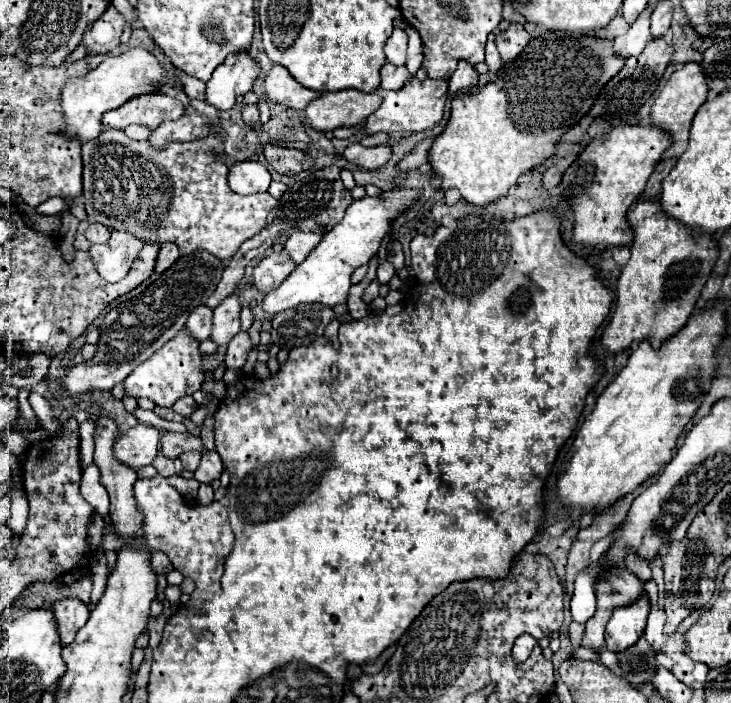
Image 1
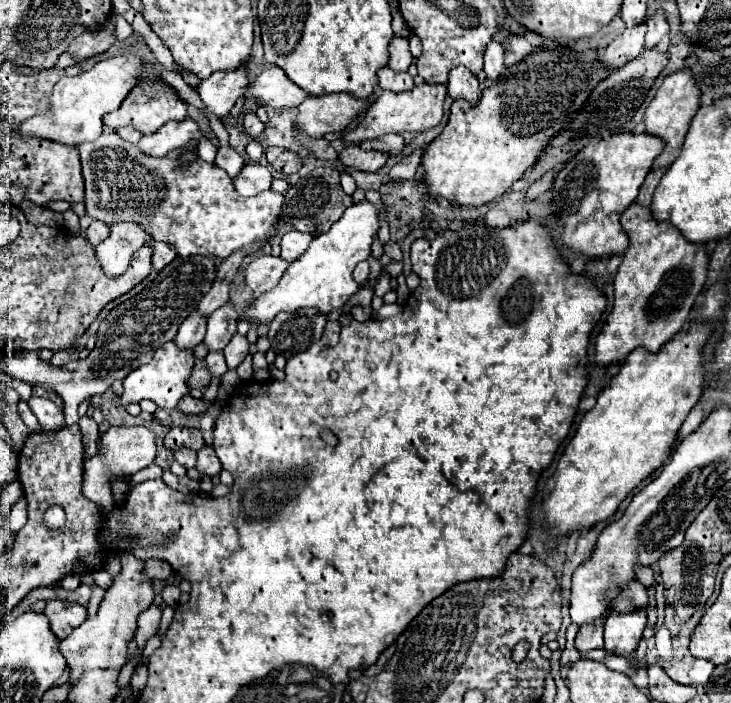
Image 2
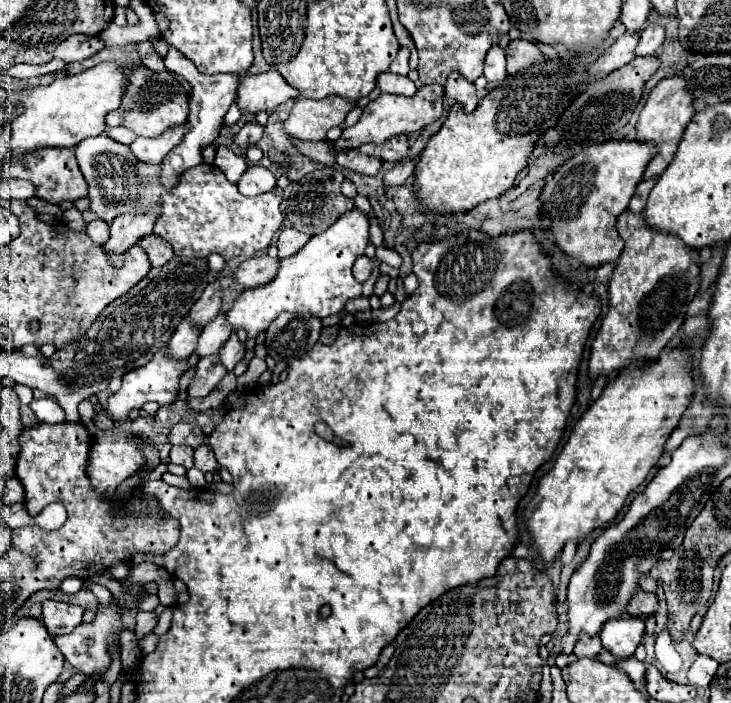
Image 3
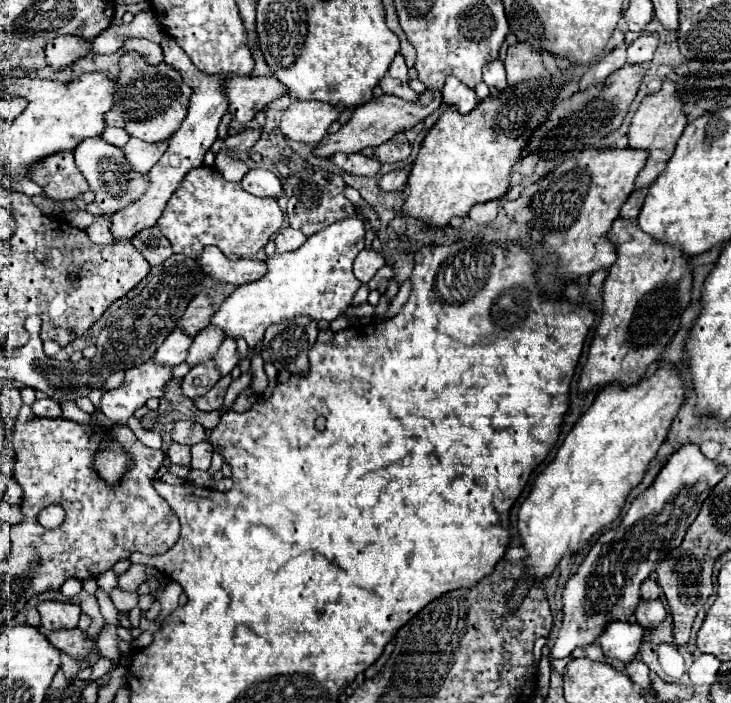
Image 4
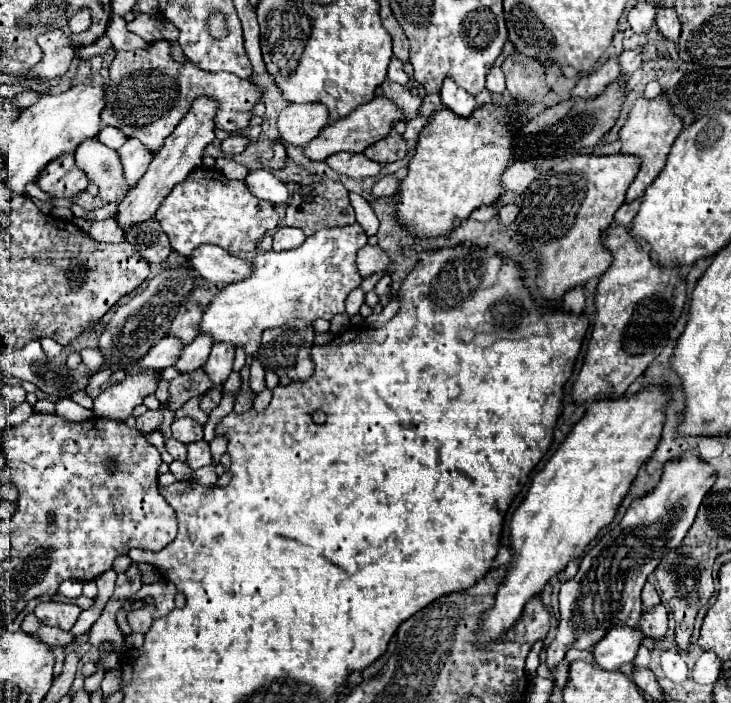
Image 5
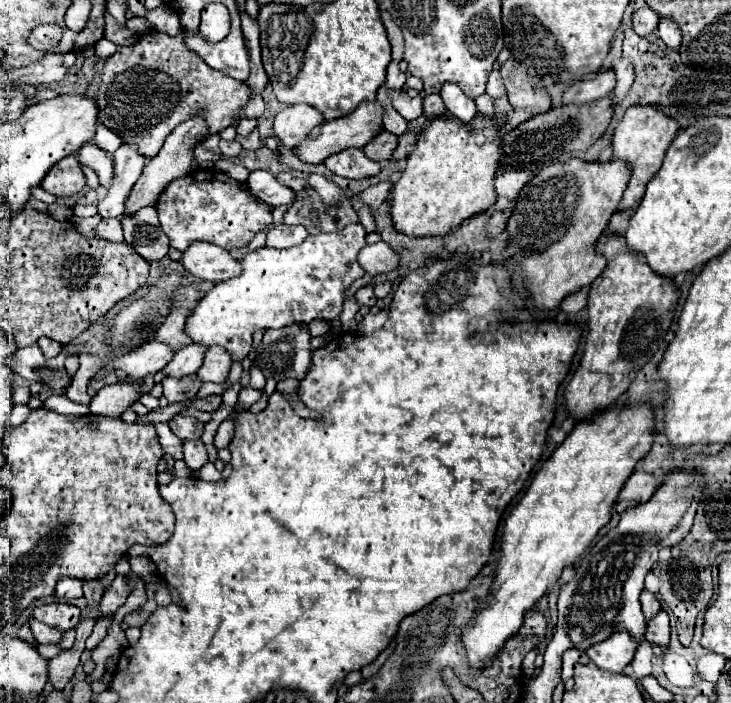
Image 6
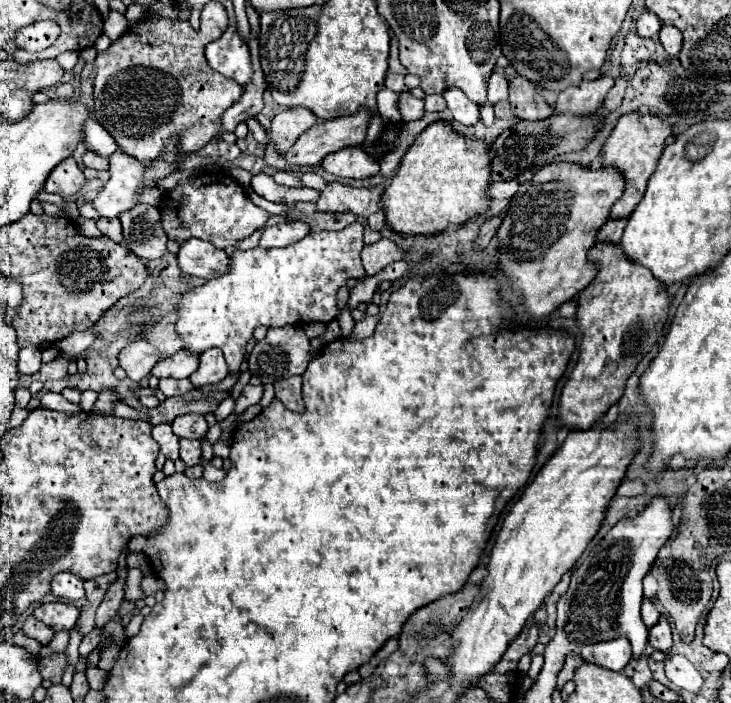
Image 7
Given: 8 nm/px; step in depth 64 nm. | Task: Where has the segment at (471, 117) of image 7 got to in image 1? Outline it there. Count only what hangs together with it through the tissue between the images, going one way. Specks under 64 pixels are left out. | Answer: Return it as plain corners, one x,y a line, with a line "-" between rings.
462,60
448,80
450,94
462,96
462,94
468,94
468,92
476,90
476,86
478,86
478,72
468,62

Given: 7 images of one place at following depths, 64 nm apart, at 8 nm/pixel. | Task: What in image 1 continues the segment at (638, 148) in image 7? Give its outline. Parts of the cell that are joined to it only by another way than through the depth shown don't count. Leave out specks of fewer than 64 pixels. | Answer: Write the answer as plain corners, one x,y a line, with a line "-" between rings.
688,62
682,64
666,82
664,90
660,92
660,96
656,98
652,110
650,110
650,124
664,130
666,134
670,134
672,138
672,146
662,154
662,160
670,160
670,158
678,158
680,154
684,154
686,146
688,146
688,132
690,132
690,124
692,118
696,114
696,110
704,104
706,100
706,92
708,86
704,82
704,74
700,72
700,66
696,62

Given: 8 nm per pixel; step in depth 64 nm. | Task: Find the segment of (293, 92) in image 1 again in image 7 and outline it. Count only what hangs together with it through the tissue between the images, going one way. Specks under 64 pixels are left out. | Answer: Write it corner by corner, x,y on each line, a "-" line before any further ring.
206,4
200,20
202,26
194,32
188,22
146,14
94,60
94,118
124,154
142,164
158,160
170,138
178,140
180,156
202,150
216,134
220,116
244,92
232,78
212,72
202,54
202,46
228,26
224,6

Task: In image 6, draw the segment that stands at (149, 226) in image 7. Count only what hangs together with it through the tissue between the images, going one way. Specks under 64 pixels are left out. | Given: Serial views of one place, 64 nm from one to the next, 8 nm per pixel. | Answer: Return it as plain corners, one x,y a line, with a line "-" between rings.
144,206
134,214
122,216
124,240
146,260
162,260
168,254
168,236
160,228
154,206

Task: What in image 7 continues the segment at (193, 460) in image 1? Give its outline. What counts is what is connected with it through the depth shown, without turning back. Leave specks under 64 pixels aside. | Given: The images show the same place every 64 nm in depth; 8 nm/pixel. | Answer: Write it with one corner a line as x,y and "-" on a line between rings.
170,424
156,426
152,430
152,438
158,442
160,454
164,454
166,458
172,458
172,460
178,458
178,436
172,432

